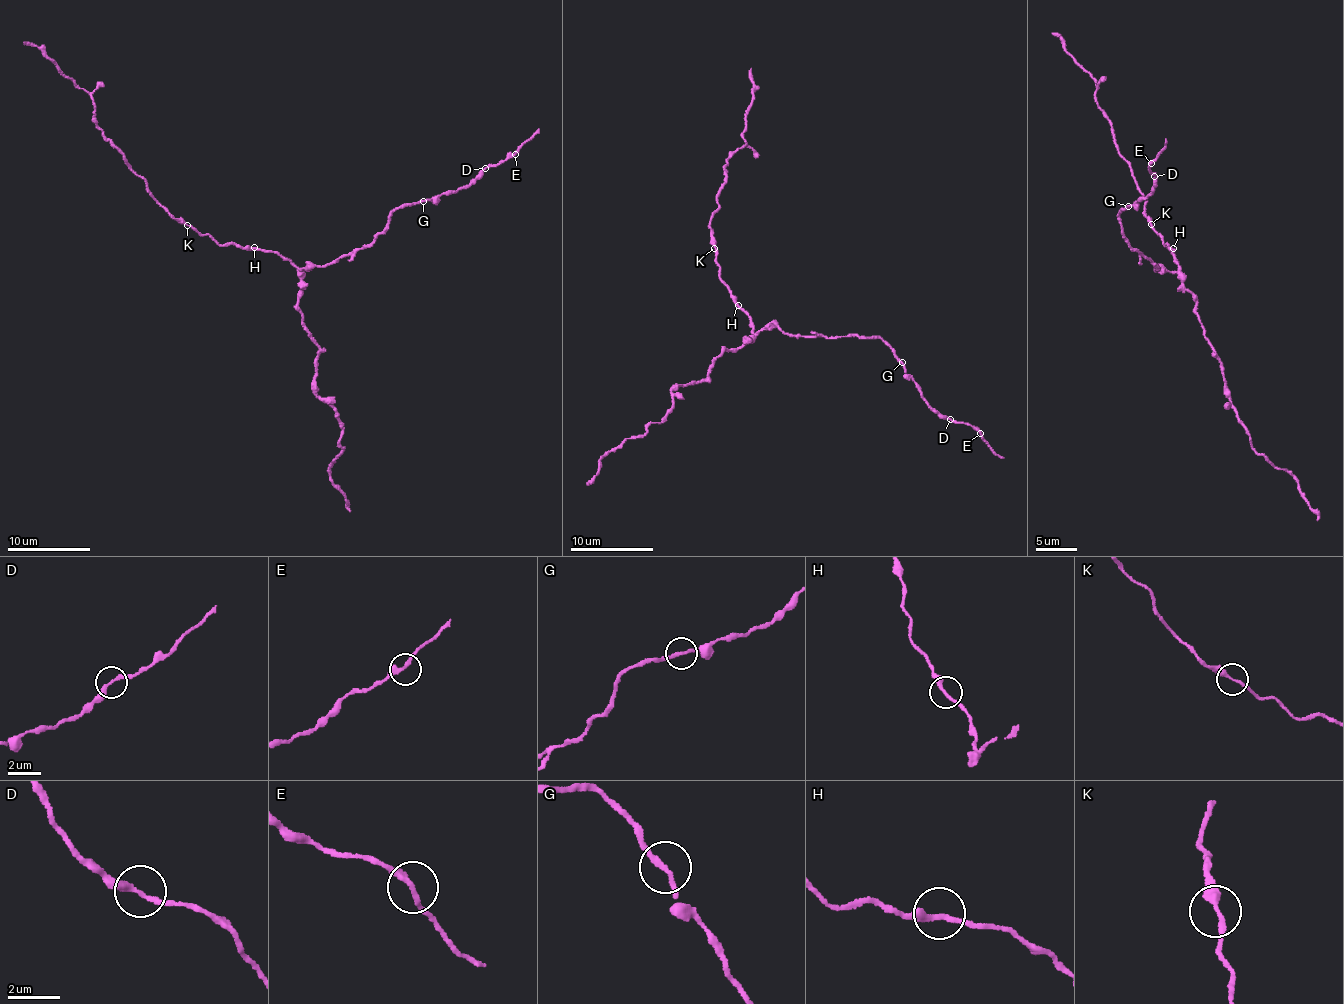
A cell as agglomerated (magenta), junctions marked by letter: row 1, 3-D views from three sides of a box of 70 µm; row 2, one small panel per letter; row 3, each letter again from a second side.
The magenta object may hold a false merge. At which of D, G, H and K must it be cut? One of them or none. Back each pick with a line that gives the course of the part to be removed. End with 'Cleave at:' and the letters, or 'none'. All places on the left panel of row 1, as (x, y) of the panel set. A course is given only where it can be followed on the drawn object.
Cleave at: none

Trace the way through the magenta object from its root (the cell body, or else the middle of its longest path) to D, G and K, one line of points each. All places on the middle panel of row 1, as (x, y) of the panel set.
D: (742, 307), (753, 333), (778, 327), (793, 335), (879, 337), (891, 348), (920, 398), (950, 418)
G: (742, 307), (749, 318), (753, 333), (778, 327), (793, 335), (879, 337), (902, 362)
K: (742, 307), (720, 277), (714, 248)

